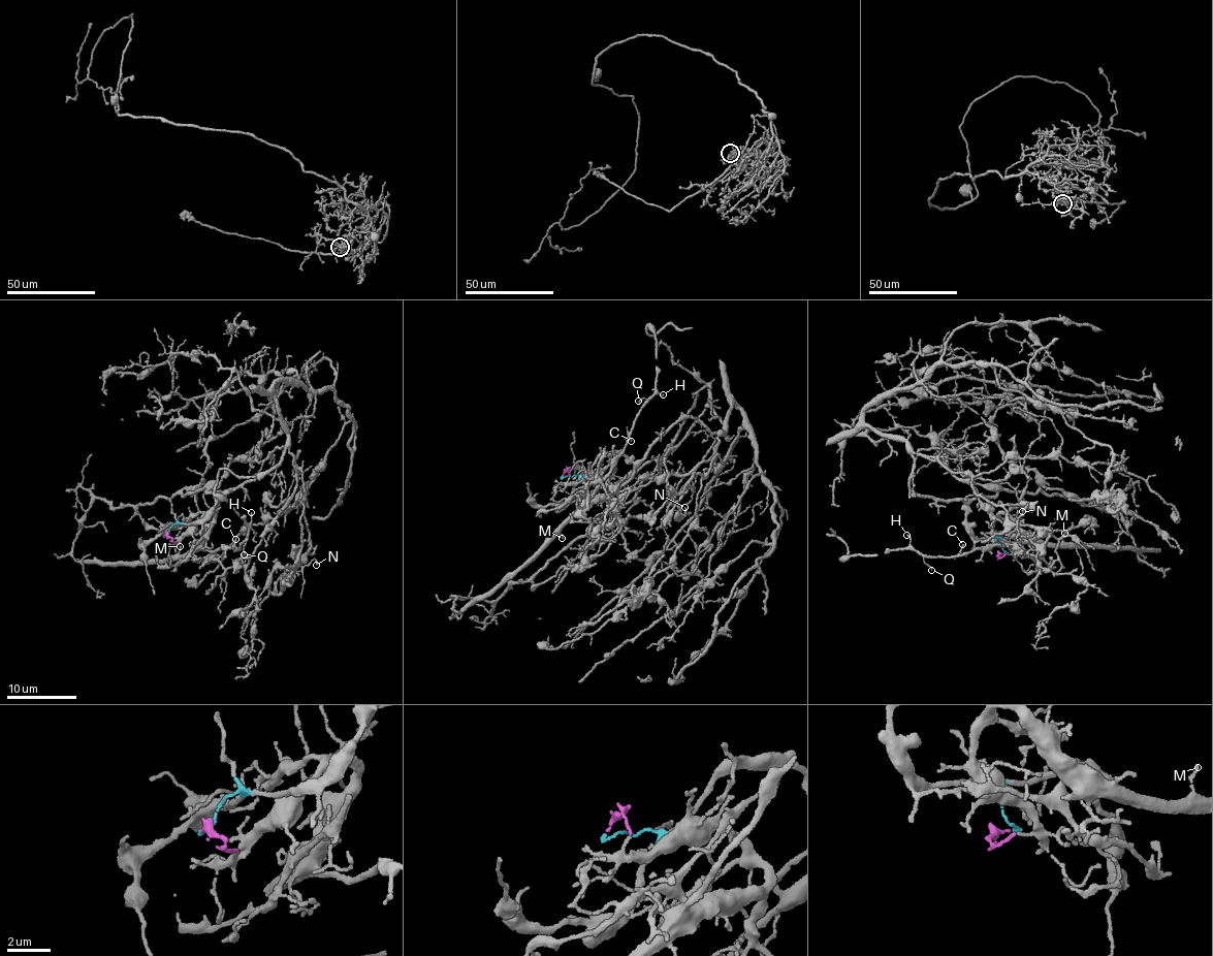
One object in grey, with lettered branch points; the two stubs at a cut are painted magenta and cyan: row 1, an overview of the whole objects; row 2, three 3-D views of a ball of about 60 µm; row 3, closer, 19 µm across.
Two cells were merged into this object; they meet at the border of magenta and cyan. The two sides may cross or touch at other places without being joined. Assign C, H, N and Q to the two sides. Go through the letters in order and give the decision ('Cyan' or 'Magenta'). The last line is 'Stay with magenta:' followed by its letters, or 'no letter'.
C: Magenta
H: Magenta
N: Cyan
Q: Magenta
Stay with magenta: C, H, Q

